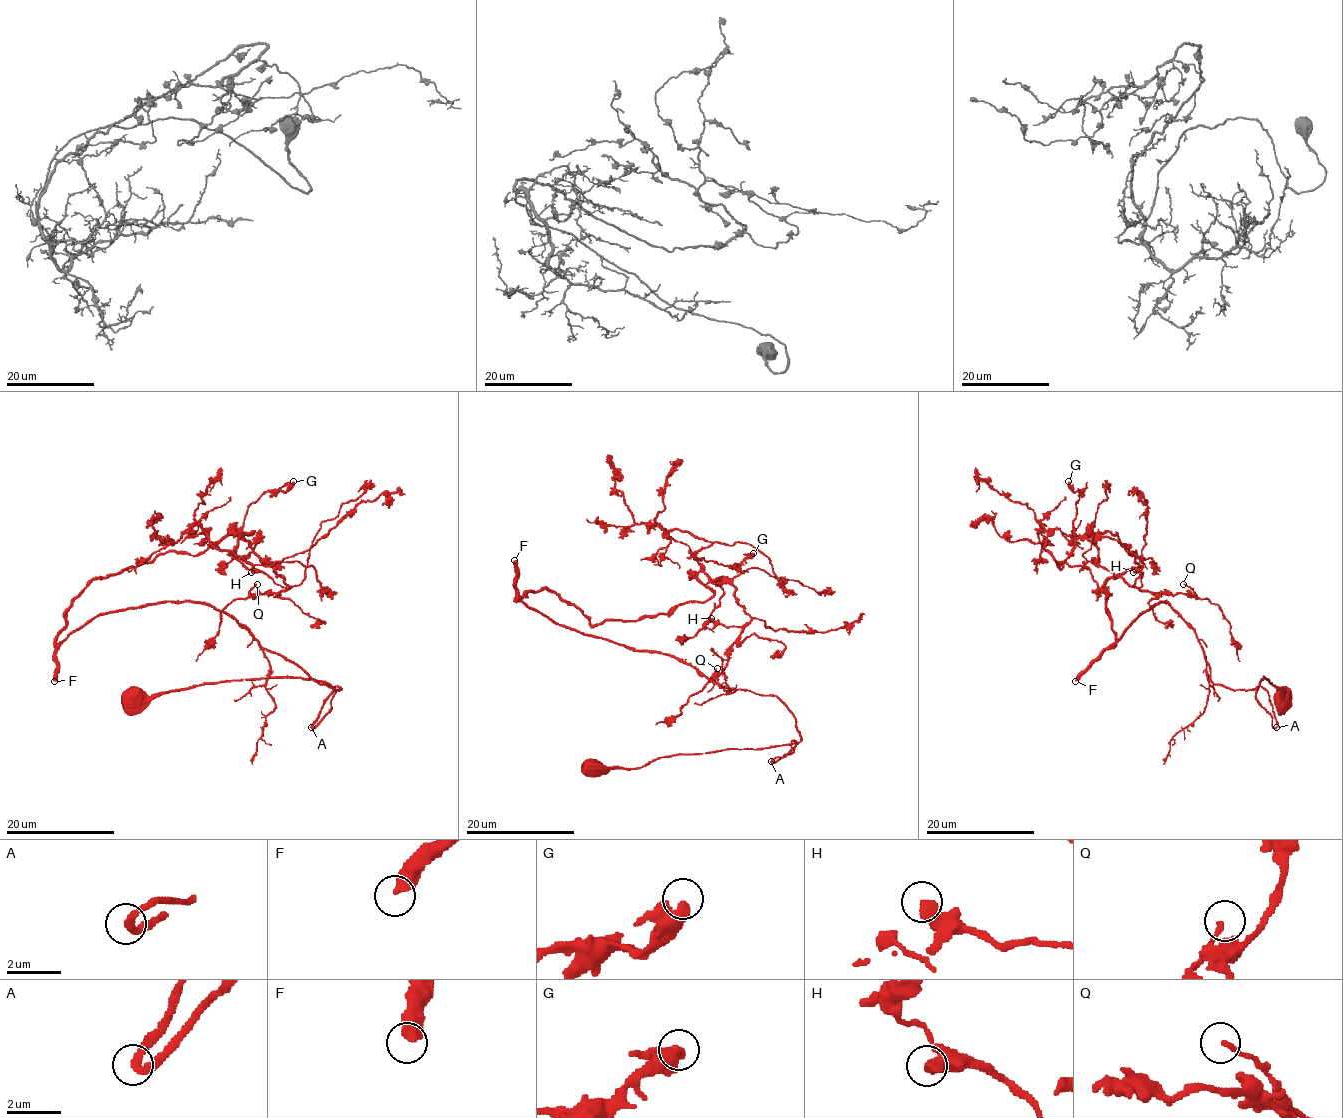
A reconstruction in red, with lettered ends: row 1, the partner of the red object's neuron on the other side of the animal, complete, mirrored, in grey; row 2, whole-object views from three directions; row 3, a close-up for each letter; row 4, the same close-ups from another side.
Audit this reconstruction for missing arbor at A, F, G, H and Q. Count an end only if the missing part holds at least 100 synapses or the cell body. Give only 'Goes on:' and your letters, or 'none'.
Goes on: F

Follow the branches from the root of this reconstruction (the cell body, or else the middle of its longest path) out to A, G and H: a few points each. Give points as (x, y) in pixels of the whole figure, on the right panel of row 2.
A: (1282, 704), (1283, 690), (1264, 677), (1256, 690), (1256, 700), (1276, 727)
G: (1282, 704), (1264, 677), (1216, 685), (1166, 601), (1114, 642), (1103, 584), (1136, 551), (1075, 535), (1068, 481)
H: (1282, 704), (1264, 677), (1216, 685), (1166, 601), (1114, 642), (1103, 584), (1140, 566), (1086, 535), (1133, 572)

